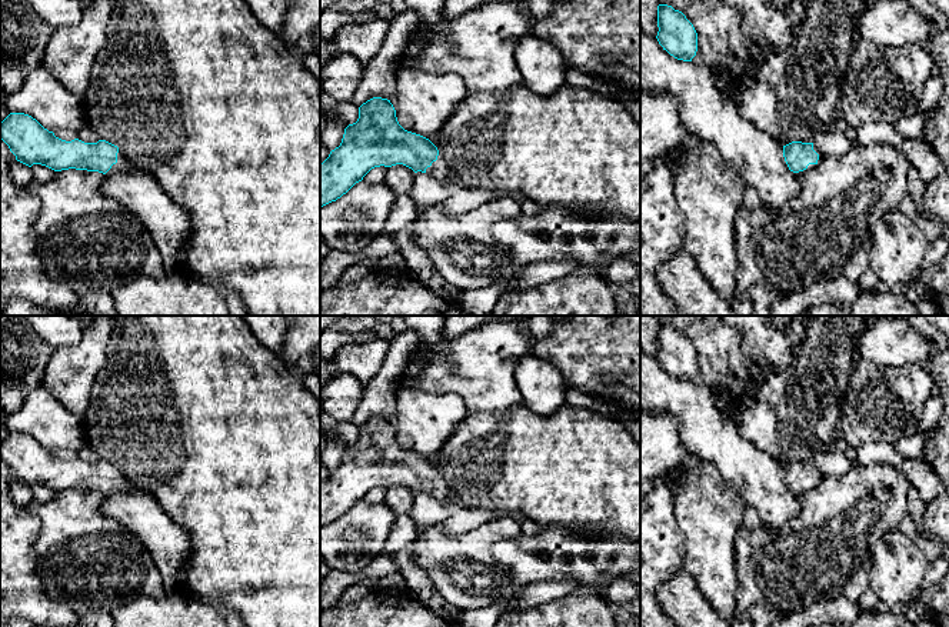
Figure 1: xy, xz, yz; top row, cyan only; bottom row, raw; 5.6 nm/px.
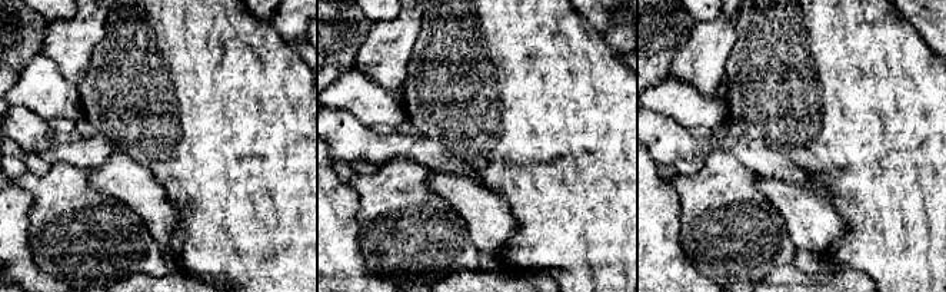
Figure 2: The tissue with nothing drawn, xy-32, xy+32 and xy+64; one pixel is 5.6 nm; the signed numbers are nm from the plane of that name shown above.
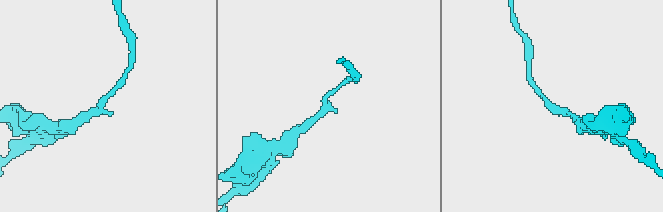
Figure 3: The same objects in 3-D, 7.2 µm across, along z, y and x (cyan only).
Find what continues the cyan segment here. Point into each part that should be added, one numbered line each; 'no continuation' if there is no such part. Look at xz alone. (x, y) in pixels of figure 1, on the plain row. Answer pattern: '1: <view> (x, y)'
1: xz (439, 489)

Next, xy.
1: xy (122, 483)

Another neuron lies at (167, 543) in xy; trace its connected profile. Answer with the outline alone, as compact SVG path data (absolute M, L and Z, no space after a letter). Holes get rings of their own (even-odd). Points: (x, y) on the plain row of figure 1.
M130 484L124 490L106 494L100 511L123 524L144 544L166 583L176 580L192 553L189 533L172 520L149 493Z

